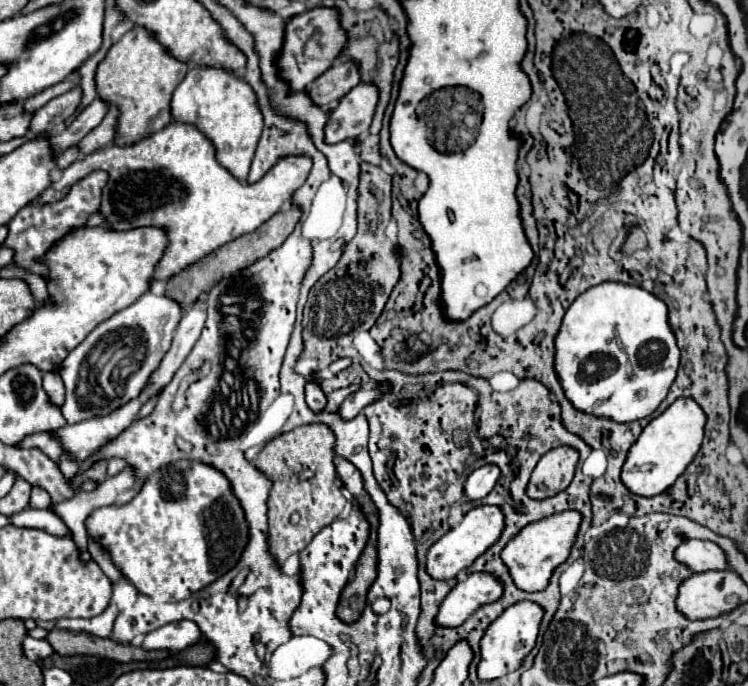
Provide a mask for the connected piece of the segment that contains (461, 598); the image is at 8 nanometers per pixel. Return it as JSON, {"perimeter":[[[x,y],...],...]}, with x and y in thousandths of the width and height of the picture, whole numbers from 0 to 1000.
{"perimeter":[[[632,834],[624,845],[611,848],[611,854],[592,875],[584,910],[587,913],[614,913],[646,880],[659,880],[672,869],[672,848],[656,834]]]}

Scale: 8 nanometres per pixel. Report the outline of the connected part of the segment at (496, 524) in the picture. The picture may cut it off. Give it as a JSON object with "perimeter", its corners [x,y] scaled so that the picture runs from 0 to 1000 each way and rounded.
{"perimeter":[[[635,738],[630,741],[614,767],[603,770],[590,787],[584,787],[574,805],[571,805],[571,834],[582,843],[582,845],[600,845],[608,843],[616,831],[624,831],[646,805],[651,805],[651,799],[656,799],[662,793],[662,787],[667,787],[667,781],[672,778],[672,764],[675,764],[675,752],[672,743],[667,738]]]}

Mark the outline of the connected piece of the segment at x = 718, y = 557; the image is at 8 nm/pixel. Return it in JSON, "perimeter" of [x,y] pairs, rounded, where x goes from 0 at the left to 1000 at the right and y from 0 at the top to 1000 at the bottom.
{"perimeter":[[[916,787],[905,799],[902,813],[916,825],[921,825],[926,834],[977,831],[972,828],[969,805],[956,790],[945,790],[945,787]]]}

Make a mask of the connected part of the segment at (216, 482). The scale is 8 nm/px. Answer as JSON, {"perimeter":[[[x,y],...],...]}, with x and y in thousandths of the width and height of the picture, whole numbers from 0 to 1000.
{"perimeter":[[[237,671],[205,688],[175,732],[127,741],[114,758],[116,781],[130,787],[146,805],[156,831],[194,869],[213,880],[239,878],[258,863],[271,860],[290,843],[303,837],[322,816],[333,793],[333,764],[314,723],[309,703],[298,688],[263,671]]]}

